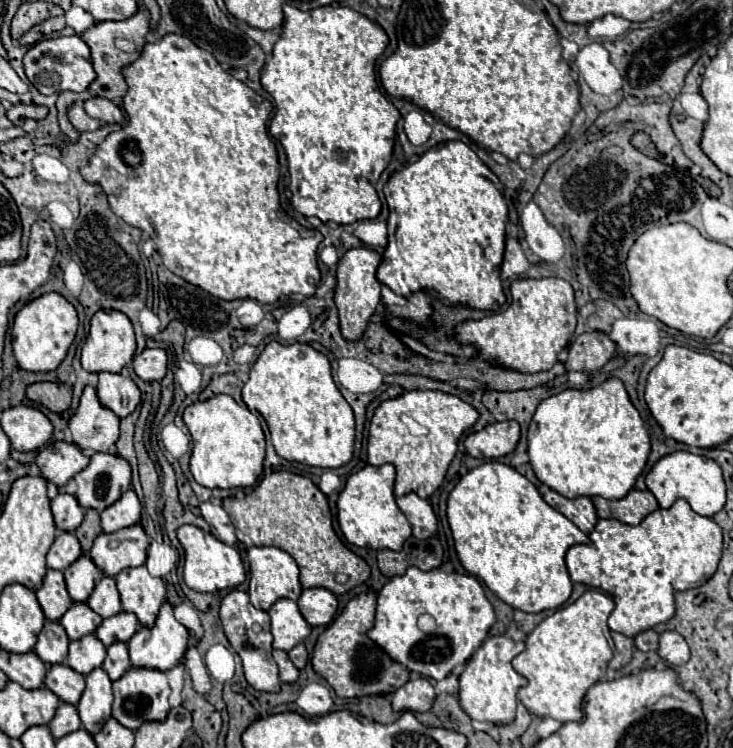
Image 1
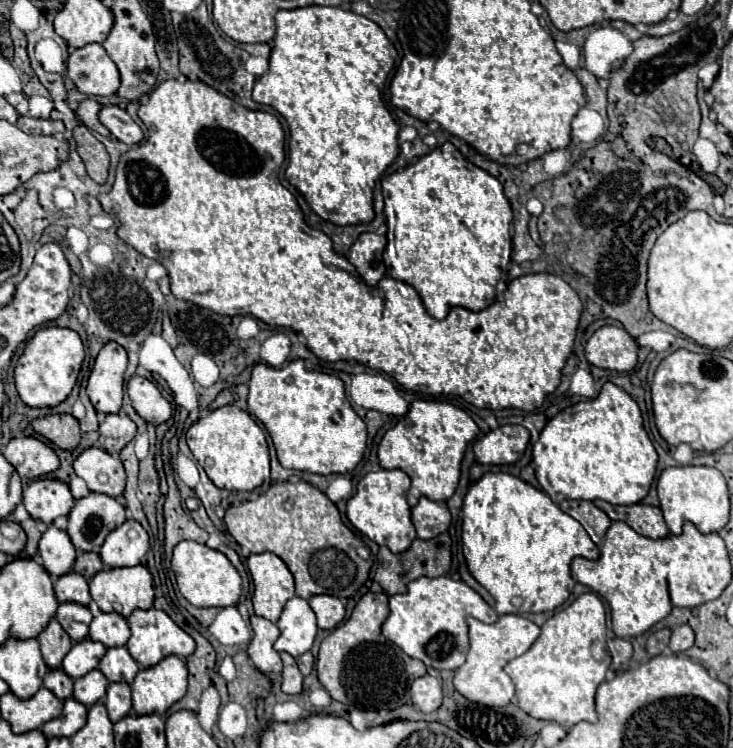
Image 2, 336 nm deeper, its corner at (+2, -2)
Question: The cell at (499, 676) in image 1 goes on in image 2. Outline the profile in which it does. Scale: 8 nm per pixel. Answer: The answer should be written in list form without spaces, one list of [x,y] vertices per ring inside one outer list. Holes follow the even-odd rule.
[[[504,614],[494,624],[484,624],[474,618],[468,618],[466,622],[470,628],[470,650],[466,662],[456,670],[454,686],[460,694],[472,698],[472,702],[484,706],[506,706],[514,698],[514,682],[504,672],[504,666],[534,644],[540,636],[540,628],[520,614]]]

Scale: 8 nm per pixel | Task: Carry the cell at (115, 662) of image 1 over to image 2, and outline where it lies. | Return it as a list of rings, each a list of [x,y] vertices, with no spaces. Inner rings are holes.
[[[110,684],[106,692],[106,702],[104,702],[108,716],[112,722],[118,722],[126,718],[132,712],[132,698],[130,698],[130,686],[124,684]]]

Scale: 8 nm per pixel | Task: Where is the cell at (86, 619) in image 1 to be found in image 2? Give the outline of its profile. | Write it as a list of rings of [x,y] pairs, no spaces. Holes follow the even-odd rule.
[[[86,638],[84,642],[76,642],[72,646],[72,650],[66,654],[62,670],[74,680],[82,678],[84,674],[98,668],[104,652],[106,652],[106,648],[100,646],[100,642],[92,642],[90,638]]]

